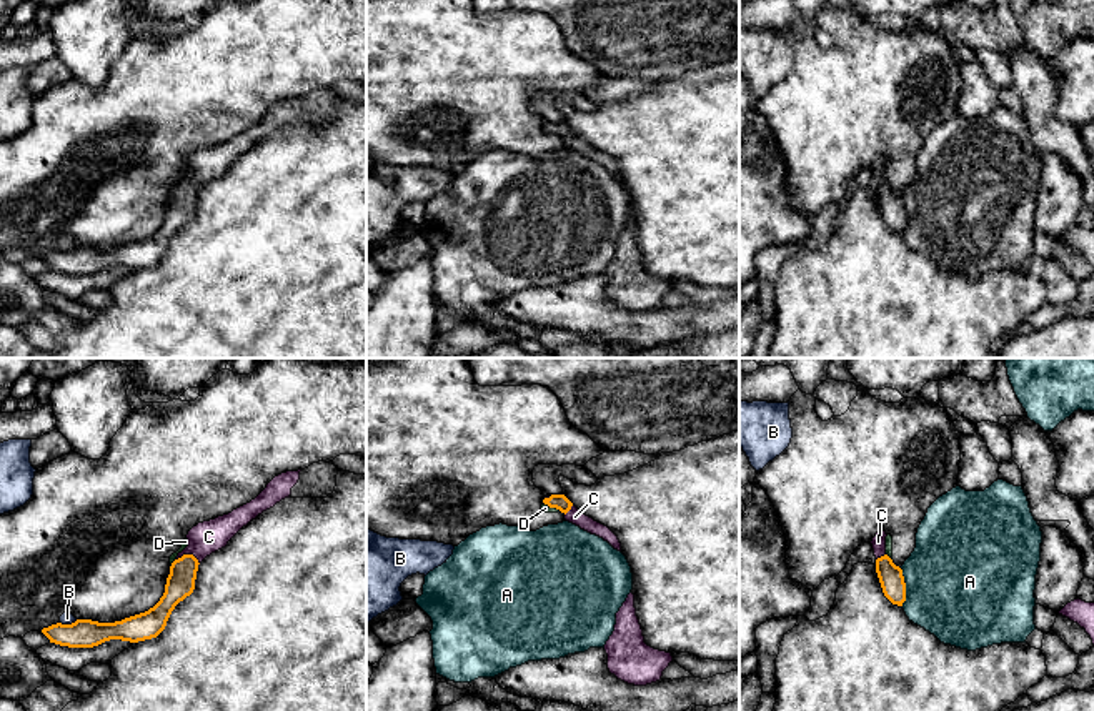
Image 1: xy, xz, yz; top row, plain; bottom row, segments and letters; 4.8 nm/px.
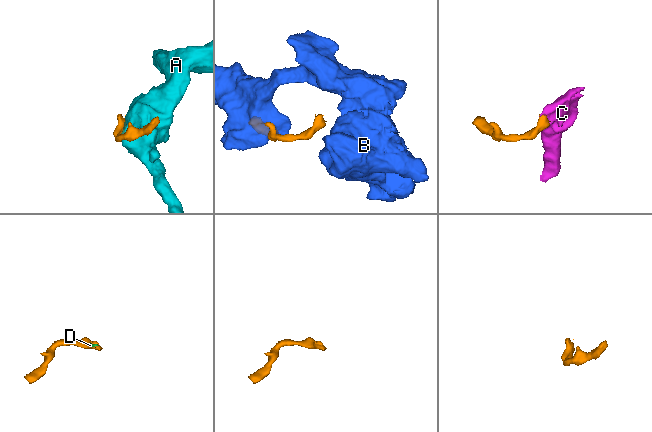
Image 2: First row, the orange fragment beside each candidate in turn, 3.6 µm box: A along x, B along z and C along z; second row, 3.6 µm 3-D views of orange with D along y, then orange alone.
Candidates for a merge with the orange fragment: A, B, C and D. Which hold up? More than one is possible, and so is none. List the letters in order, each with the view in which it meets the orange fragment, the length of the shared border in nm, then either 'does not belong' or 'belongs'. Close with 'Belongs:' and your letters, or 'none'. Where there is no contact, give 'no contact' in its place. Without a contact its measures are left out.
A: meets orange in yz; contact 180 nm long; does not belong
B: meets orange in xy; contact 90 nm long; does not belong
C: meets orange in xy; contact 110 nm long; belongs
D: meets orange in xz; contact 100 nm long; does not belong
Belongs: C

